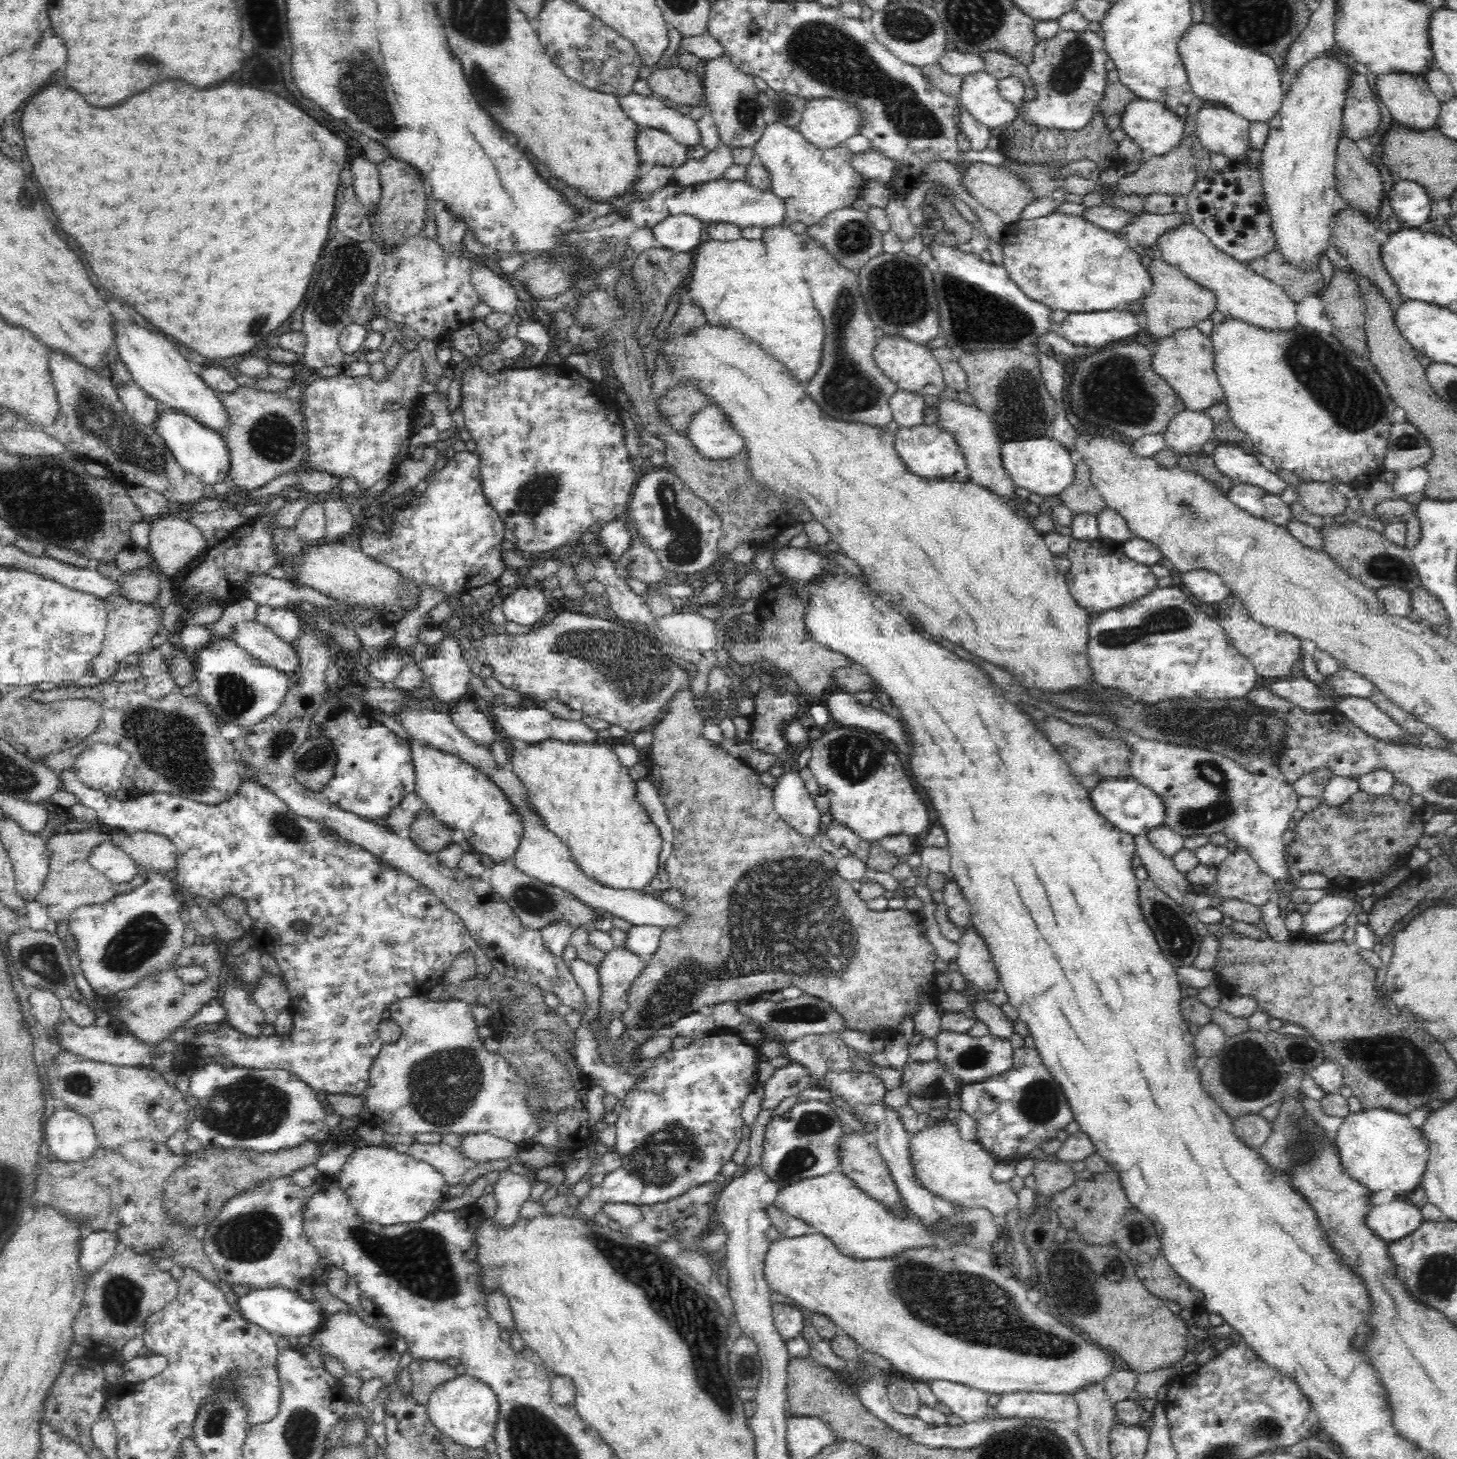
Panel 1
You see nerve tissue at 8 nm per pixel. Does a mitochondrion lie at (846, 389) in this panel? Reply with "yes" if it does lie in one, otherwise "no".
yes

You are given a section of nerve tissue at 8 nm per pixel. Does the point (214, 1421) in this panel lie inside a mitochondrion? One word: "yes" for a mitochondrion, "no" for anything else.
yes

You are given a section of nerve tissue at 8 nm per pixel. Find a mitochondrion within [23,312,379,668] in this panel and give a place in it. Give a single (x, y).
(94, 415)

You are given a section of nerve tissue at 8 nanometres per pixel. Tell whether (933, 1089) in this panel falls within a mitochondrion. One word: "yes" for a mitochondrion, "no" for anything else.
yes

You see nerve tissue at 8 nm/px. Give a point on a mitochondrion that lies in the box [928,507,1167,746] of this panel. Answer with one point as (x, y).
(1098, 702)

